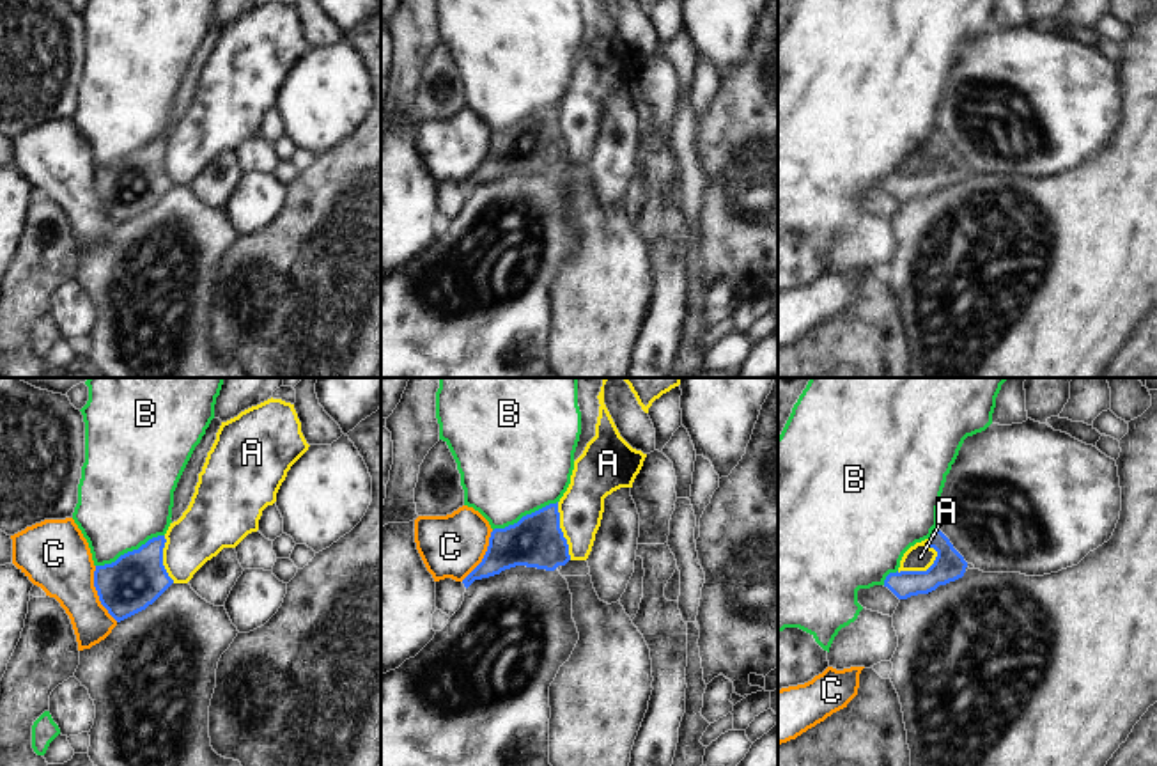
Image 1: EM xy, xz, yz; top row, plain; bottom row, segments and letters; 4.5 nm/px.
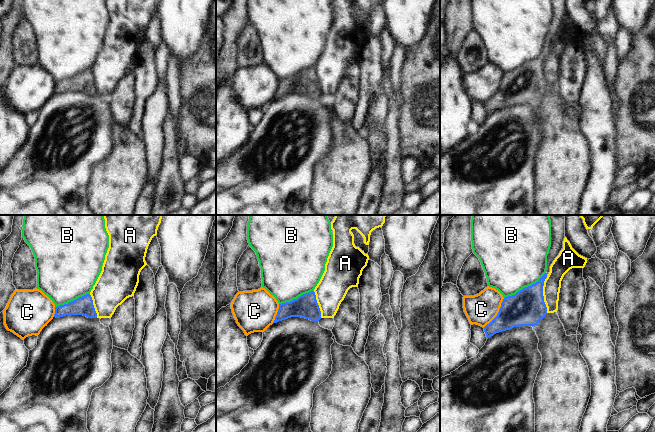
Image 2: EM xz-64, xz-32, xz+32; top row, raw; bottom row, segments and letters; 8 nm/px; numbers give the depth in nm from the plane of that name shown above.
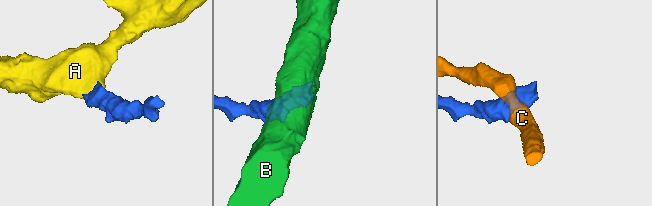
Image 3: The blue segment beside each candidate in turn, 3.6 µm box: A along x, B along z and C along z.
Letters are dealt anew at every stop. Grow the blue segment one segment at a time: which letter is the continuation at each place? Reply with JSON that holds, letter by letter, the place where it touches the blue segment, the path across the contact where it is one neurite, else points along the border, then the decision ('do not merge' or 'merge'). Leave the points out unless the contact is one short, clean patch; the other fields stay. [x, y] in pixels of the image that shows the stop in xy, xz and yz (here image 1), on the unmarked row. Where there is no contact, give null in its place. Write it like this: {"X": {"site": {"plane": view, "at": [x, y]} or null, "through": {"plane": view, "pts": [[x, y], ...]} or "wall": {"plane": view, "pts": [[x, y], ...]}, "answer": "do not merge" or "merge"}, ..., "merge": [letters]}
{"A": {"site": {"plane": "yz", "at": [920, 174]}, "wall": {"plane": "yz", "pts": [[938, 155], [925, 172], [897, 174]]}, "answer": "do not merge"}, "B": {"site": {"plane": "xy", "at": [130, 155]}, "answer": "do not merge"}, "C": {"site": {"plane": "xy", "at": [98, 197]}, "answer": "do not merge"}, "merge": []}

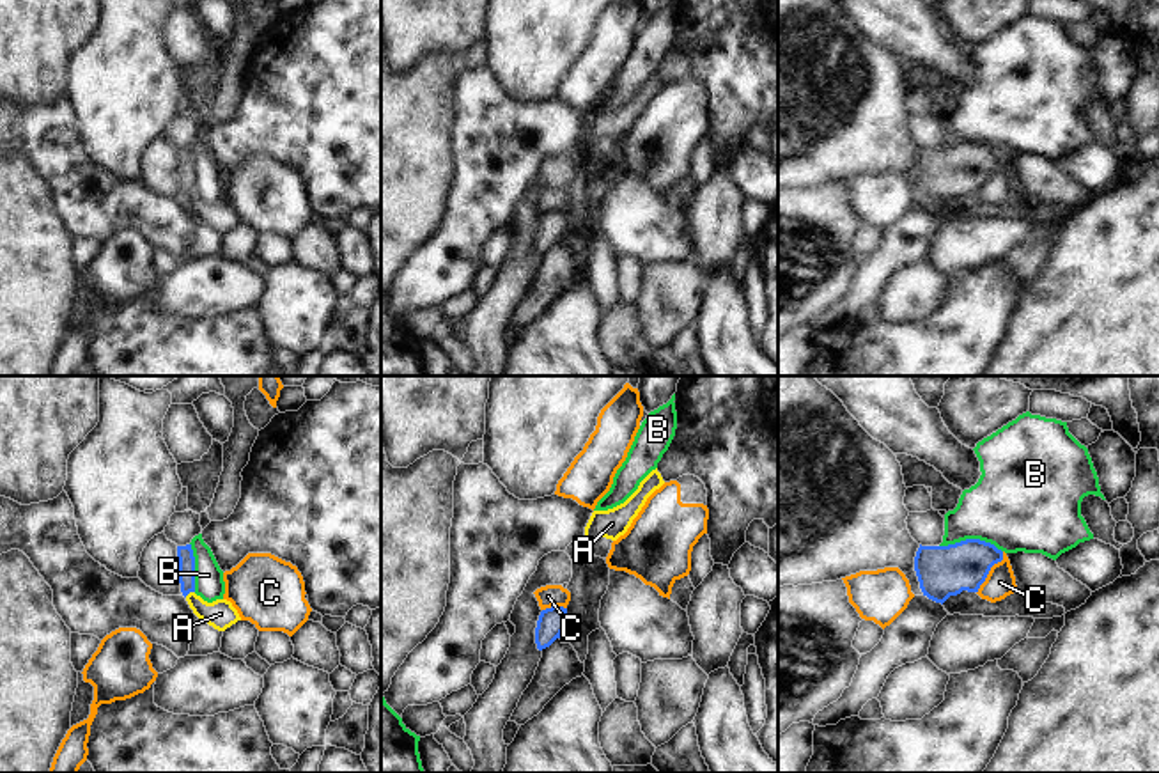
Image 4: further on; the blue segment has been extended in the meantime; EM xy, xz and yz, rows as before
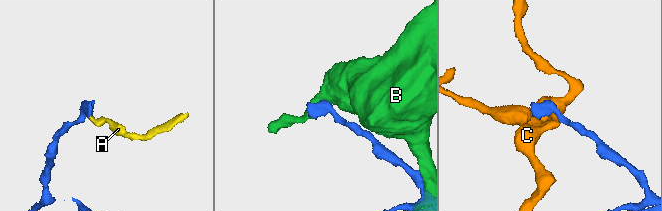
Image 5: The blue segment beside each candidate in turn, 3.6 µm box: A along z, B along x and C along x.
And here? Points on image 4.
{"A": {"site": {"plane": "xy", "at": [188, 195]}, "through": {"plane": "xy", "pts": [[185, 156], [188, 195], [204, 213], [220, 217]]}, "answer": "merge"}, "B": {"site": {"plane": "yz", "at": [972, 142]}, "answer": "do not merge"}, "C": {"site": {"plane": "yz", "at": [989, 172]}, "wall": {"plane": "yz", "pts": [[1003, 155], [1003, 160], [991, 171], [977, 195]]}, "answer": "do not merge"}, "merge": ["A"]}

